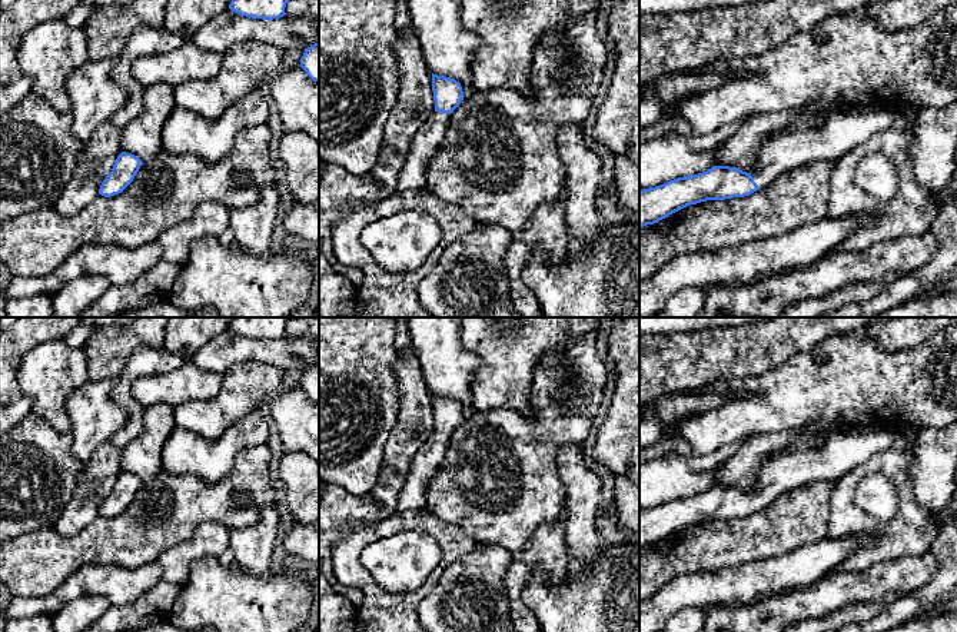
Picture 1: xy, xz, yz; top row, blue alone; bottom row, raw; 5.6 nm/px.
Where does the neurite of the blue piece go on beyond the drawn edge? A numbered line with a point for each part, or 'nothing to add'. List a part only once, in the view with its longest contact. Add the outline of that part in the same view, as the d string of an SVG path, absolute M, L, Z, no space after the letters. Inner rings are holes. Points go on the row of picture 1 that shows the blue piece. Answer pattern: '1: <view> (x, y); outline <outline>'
1: xz (412, 176); outline M432 112L415 133L406 162L398 174L398 190L429 190L426 169L446 133L452 113Z

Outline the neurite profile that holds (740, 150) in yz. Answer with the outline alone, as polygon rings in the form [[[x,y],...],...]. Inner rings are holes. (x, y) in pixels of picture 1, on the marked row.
[[[798,109],[751,116],[715,150],[715,166],[752,173],[757,169],[758,150],[772,133],[787,127],[797,116]]]

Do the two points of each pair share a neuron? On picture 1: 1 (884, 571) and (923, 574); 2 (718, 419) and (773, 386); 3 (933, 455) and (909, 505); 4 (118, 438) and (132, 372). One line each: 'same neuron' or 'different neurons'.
1: same neuron
2: same neuron
3: different neurons
4: same neuron

